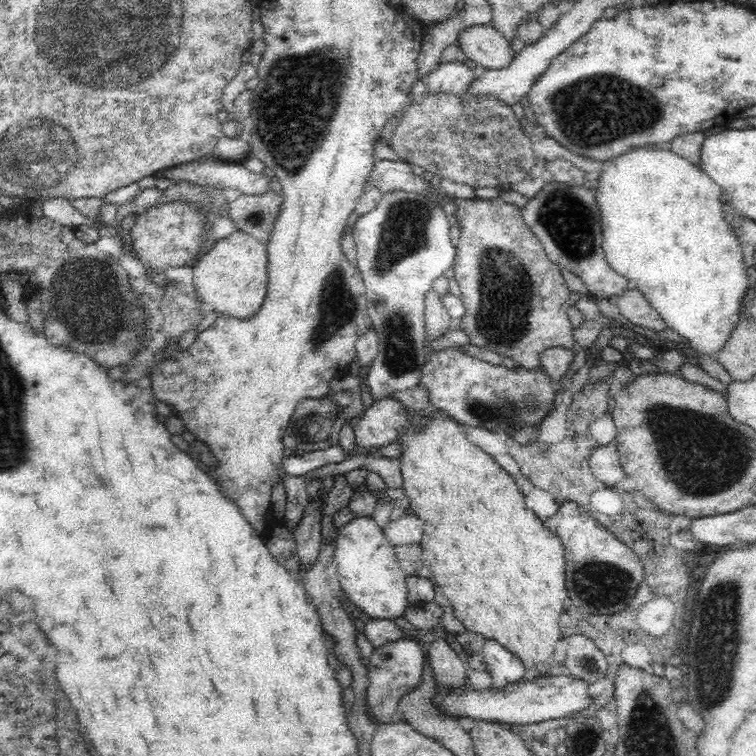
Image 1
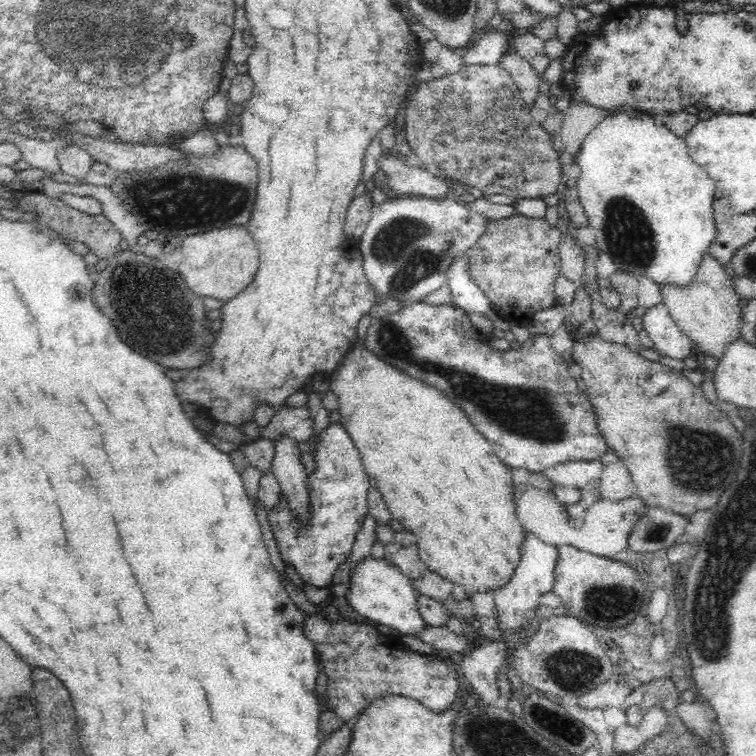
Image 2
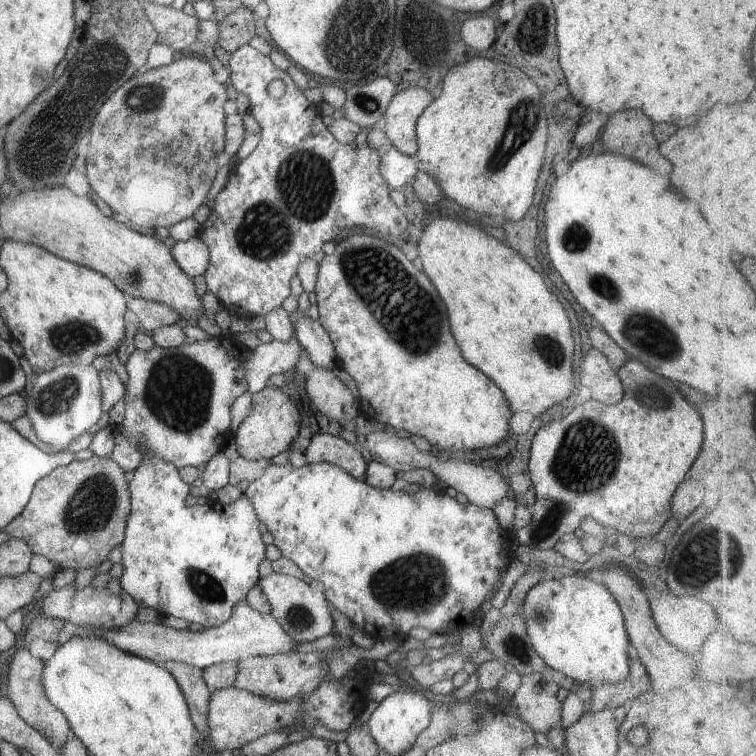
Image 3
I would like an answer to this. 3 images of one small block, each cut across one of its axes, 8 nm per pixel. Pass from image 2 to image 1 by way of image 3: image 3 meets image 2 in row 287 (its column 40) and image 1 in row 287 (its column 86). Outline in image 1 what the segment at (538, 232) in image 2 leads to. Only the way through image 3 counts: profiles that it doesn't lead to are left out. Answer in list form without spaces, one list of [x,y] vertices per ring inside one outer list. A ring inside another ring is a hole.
[[[445,196],[443,202],[456,204],[455,221],[461,235],[456,248],[453,270],[460,288],[460,300],[465,313],[460,318],[460,328],[466,332],[470,345],[491,350],[500,356],[512,358],[517,366],[538,368],[543,350],[554,346],[577,347],[572,337],[572,325],[568,319],[569,288],[560,273],[561,268],[547,258],[543,246],[524,224],[521,208],[509,204],[500,197],[490,200],[462,199]]]

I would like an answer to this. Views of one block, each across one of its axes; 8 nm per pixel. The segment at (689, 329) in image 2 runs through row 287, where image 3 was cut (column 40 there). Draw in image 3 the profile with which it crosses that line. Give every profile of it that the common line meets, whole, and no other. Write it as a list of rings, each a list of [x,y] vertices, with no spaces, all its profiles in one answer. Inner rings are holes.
[[[26,647],[14,649],[8,668],[7,697],[12,701],[24,722],[33,726],[54,748],[61,752],[68,740],[71,726],[64,714],[48,700],[44,686],[42,686],[42,672],[44,672],[42,660],[34,658]]]

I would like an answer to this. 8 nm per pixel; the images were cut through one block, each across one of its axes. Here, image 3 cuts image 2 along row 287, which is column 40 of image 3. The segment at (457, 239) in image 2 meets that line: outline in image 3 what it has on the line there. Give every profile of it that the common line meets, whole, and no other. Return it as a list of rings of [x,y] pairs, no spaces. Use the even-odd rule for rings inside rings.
[[[65,364],[37,374],[26,397],[26,415],[38,440],[48,444],[54,453],[66,450],[74,438],[100,420],[102,413],[101,378],[93,365]]]

